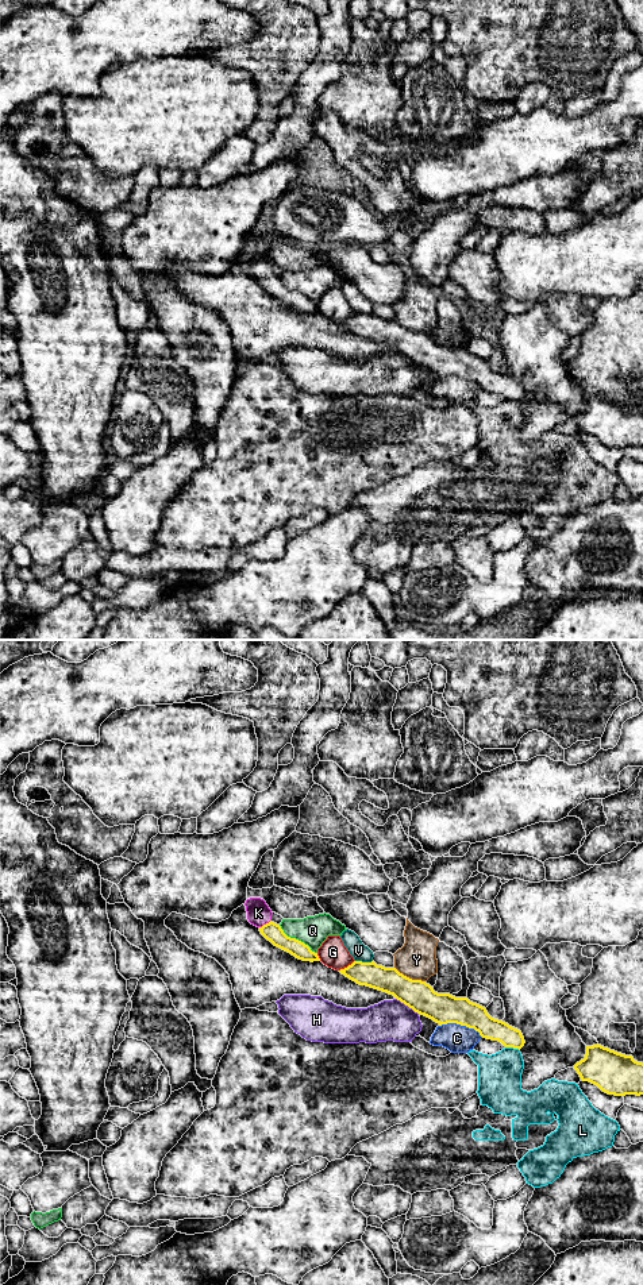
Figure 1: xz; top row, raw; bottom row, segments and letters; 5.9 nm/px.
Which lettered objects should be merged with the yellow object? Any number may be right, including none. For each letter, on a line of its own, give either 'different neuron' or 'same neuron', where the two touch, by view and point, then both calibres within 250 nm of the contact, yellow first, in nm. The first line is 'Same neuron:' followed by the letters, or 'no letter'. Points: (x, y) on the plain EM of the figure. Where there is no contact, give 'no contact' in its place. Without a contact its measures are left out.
Same neuron: K
C: different neuron | xz (461, 377) | 180/170 nm
G: different neuron | xz (347, 319) | 140/160 nm
H: different neuron | xz (407, 357) | 180/240 nm
K: same neuron | xz (266, 276) | 110/140 nm
L: different neuron | xz (512, 398) | 130/260 nm
Q: different neuron | xz (297, 292) | 110/180 nm
V: different neuron | xz (364, 315) | 150/100 nm
Y: different neuron | xz (408, 330) | 180/220 nm

